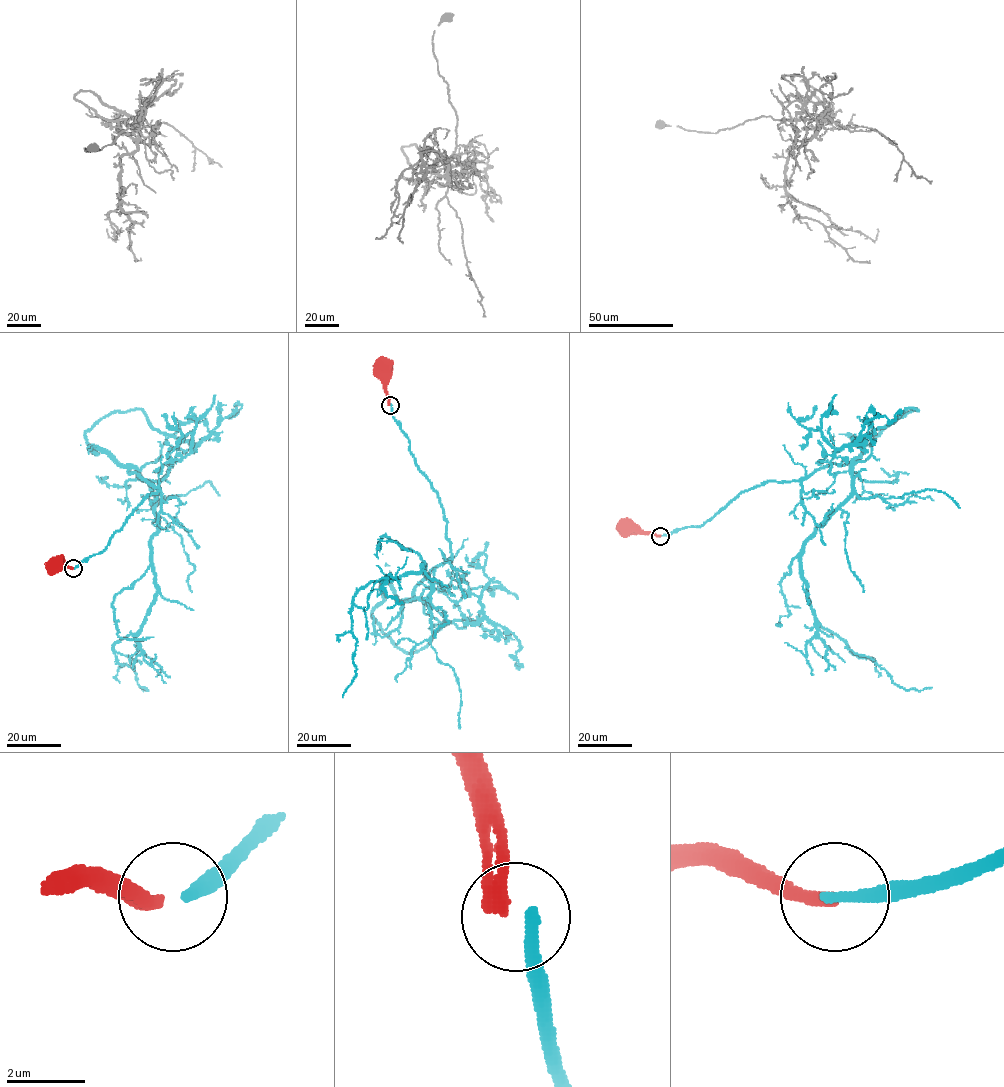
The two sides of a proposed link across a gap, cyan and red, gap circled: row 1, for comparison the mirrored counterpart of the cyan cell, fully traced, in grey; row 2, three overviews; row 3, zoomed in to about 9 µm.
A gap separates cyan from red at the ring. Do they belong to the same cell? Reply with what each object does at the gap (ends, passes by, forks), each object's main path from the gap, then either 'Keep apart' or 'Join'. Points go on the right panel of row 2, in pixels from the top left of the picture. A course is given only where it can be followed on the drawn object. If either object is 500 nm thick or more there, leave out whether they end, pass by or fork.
At the ring cyan ends. At the ring red ends. Course of cyan: (659, 535), (853, 460), (852, 491), (803, 546), (807, 601), (900, 687), (932, 687). Course of red: (660, 535), (641, 532), (628, 522), (624, 522), (625, 525). Keep apart

